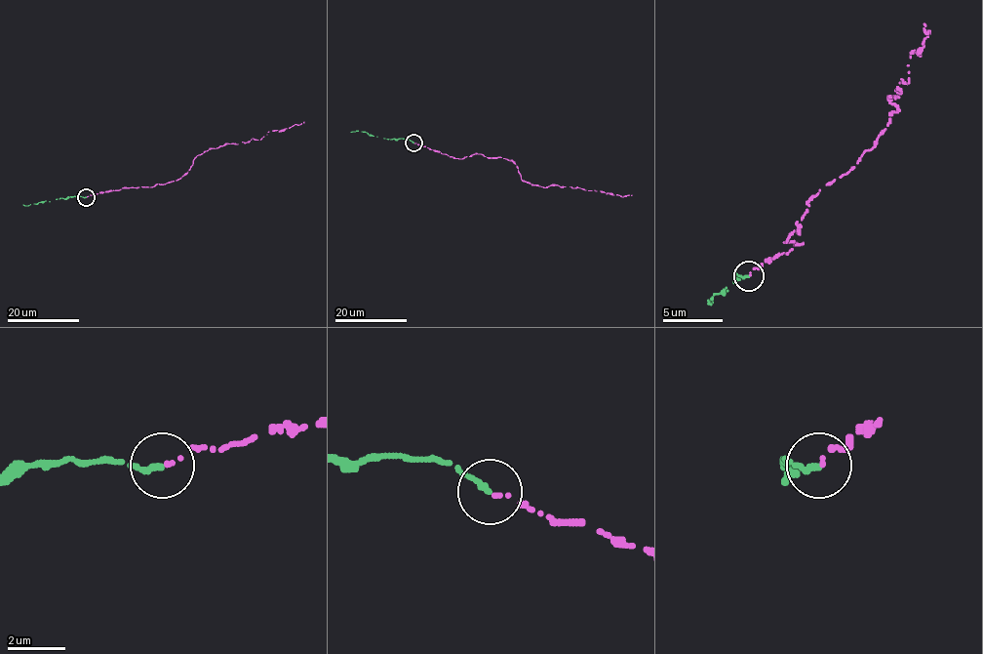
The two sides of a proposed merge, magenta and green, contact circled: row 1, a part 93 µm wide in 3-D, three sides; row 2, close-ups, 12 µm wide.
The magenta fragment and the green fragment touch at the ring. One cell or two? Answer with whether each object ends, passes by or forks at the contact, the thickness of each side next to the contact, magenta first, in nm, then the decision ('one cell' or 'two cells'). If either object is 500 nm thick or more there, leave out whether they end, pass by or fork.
magenta ends there; green ends there; 110 nm thick on the magenta side, 240 nm on the other; one cell

